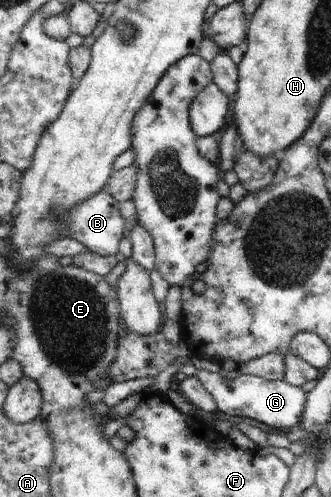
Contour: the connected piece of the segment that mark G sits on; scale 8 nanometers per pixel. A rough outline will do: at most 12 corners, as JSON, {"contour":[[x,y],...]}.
{"contour":[[254,375],[195,377],[218,410],[274,430],[302,424],[308,393]]}

